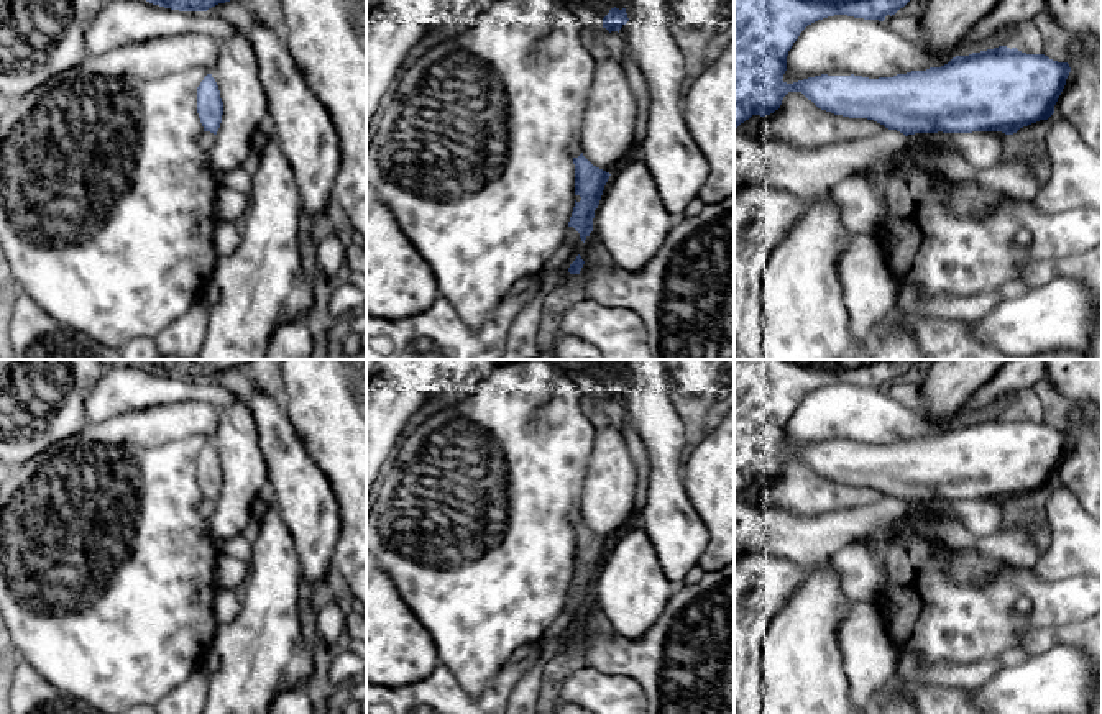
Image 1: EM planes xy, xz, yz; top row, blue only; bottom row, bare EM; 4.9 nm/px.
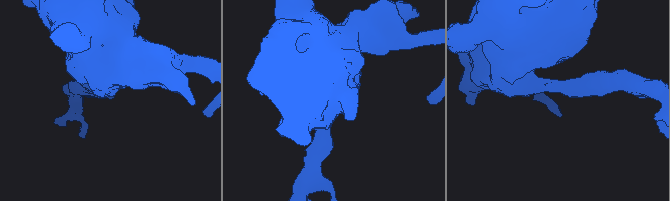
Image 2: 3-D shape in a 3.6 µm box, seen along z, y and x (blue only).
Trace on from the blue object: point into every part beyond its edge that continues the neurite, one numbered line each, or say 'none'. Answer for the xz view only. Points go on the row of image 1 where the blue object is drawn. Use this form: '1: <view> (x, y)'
none

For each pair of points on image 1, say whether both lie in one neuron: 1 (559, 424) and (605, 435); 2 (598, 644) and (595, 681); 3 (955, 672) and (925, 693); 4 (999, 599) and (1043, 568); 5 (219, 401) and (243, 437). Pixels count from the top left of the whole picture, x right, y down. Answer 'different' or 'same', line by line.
1: different
2: different
3: different
4: different
5: different

